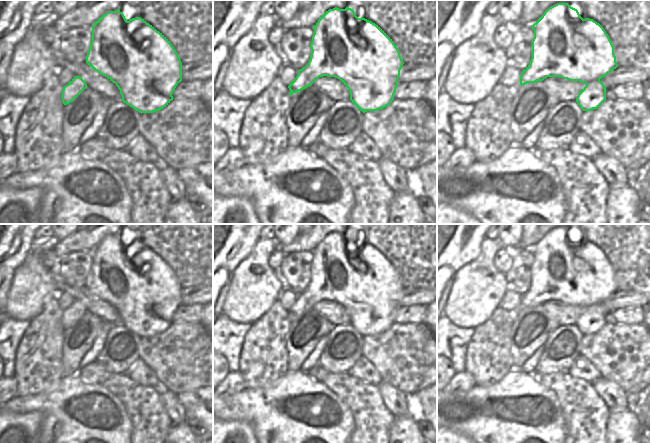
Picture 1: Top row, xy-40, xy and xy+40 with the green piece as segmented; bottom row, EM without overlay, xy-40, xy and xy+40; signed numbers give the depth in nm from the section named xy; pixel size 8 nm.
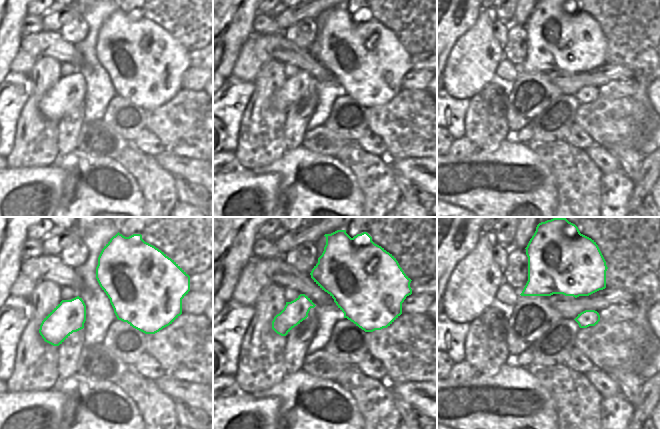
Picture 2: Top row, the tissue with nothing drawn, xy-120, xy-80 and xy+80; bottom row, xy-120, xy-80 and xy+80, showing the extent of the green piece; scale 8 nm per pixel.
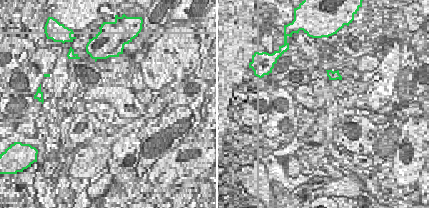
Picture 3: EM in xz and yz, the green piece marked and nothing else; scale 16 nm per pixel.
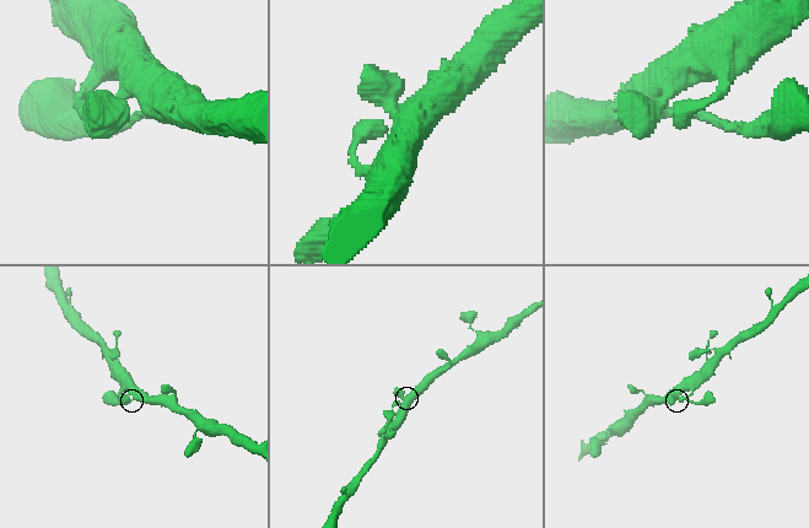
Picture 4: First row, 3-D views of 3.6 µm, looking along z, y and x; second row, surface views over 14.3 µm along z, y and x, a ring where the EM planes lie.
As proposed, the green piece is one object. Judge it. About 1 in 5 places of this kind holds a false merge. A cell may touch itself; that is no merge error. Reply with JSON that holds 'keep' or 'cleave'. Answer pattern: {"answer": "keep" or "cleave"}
{"answer": "keep"}

